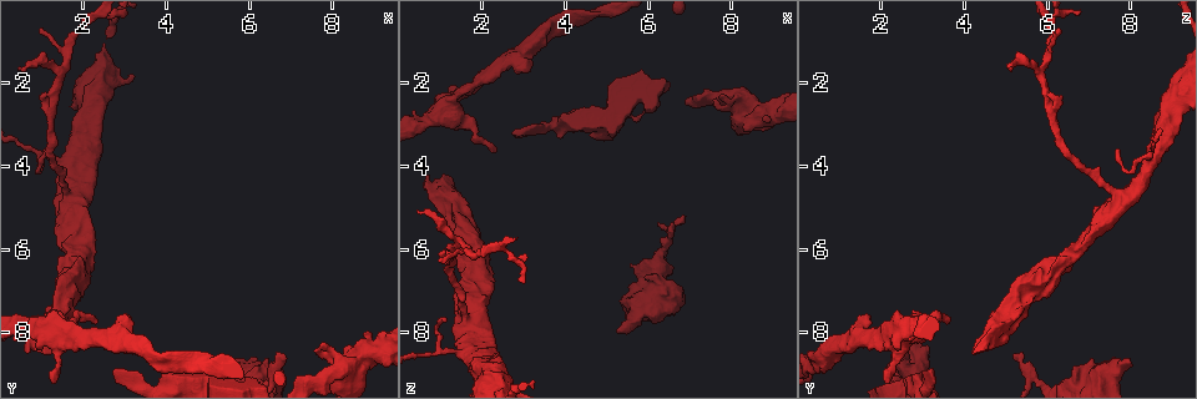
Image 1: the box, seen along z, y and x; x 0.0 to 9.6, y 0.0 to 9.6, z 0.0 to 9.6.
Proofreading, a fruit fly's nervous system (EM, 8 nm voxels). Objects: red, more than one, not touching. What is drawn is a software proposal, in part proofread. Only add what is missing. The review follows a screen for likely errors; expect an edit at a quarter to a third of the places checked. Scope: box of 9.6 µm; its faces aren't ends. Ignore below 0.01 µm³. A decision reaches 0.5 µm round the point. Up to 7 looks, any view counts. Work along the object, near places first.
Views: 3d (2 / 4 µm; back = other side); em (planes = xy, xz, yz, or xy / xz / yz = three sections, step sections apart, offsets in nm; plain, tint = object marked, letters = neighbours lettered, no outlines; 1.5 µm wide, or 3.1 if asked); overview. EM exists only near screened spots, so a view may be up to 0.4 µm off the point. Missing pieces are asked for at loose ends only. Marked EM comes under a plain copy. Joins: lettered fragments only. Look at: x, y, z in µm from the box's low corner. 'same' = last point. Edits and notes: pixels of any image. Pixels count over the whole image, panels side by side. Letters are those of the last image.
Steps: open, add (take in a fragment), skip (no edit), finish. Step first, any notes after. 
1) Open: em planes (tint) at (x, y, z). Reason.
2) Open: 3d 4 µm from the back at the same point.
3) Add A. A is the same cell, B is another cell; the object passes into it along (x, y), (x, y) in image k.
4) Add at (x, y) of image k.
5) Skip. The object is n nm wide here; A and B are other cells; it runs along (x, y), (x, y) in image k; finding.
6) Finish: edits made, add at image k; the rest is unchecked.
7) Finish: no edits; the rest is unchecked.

Open: 3d 4 µm from the back at (2.70, 9.00, 3.20). An open end.

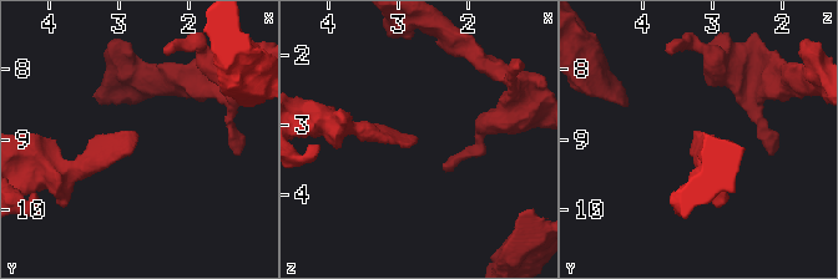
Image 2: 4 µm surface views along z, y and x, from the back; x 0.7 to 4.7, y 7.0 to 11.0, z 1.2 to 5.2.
Open: em yz step 8 (letters) at (2.75, 8.90, 3.15).

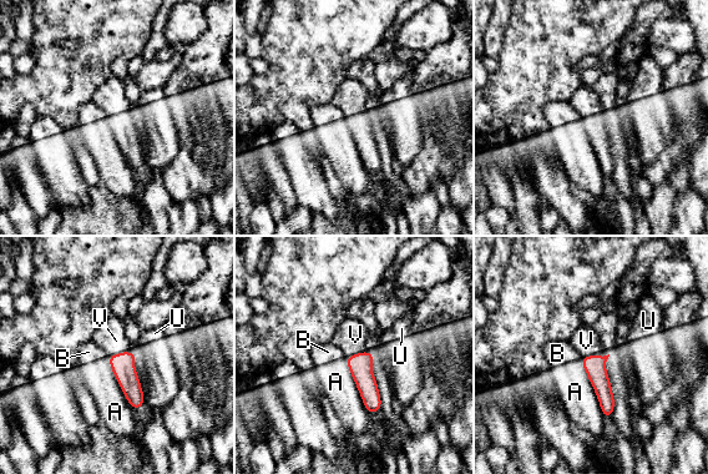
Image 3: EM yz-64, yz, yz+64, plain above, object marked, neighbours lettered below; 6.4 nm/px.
Open: em planes (letters) at the same point.

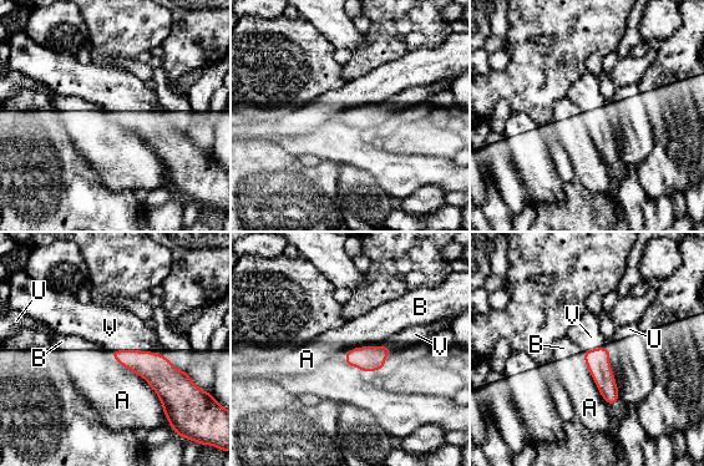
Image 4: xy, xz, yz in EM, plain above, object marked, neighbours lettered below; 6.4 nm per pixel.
Add V. V is the same cell, A, B and U are other cells; the object passes into it along (156, 369), (132, 350), (110, 328) in image 4; it goes on there.

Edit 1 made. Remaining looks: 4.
Open: em yz step 8 (letters) at (5.25, 8.75, 8.00). An open end.

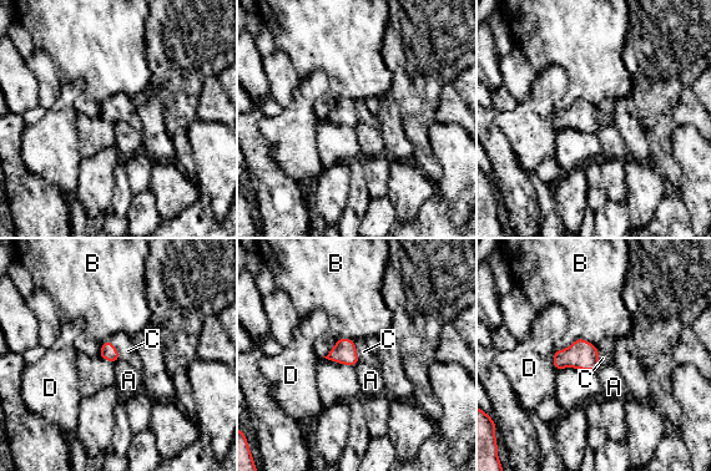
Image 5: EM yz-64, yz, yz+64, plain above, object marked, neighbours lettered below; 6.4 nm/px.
Add C. C is the same cell, A, B and D are other cells; the object passes into it along (109, 352), (116, 349), (127, 350) in image 5; the neuron continues.

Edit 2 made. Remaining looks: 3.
Open: em planes (letters) at (0.65, 8.50, 4.20). An open end.

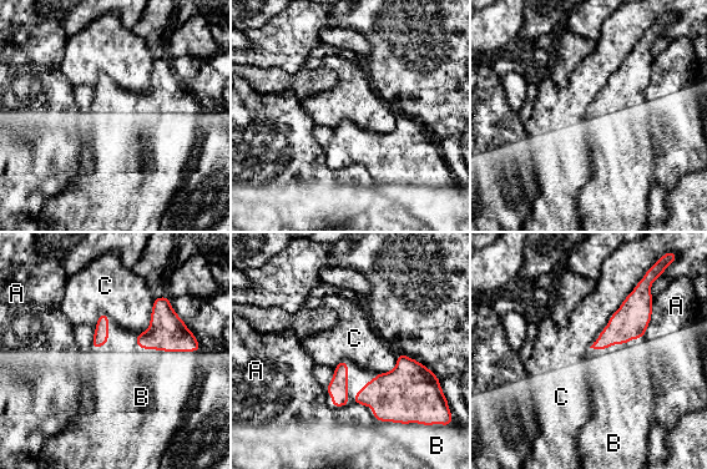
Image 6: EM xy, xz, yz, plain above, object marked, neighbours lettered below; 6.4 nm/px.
Add B. The longest contact is with C, 440 nm; B is the same cell, A and C are other cells; the object passes into it along (631, 319), (617, 343), (621, 378) in image 6; it goes on there.

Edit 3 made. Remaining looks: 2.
Finish: edits made, add at image 4, add at image 5, add at image 6; the rest is unchecked.

